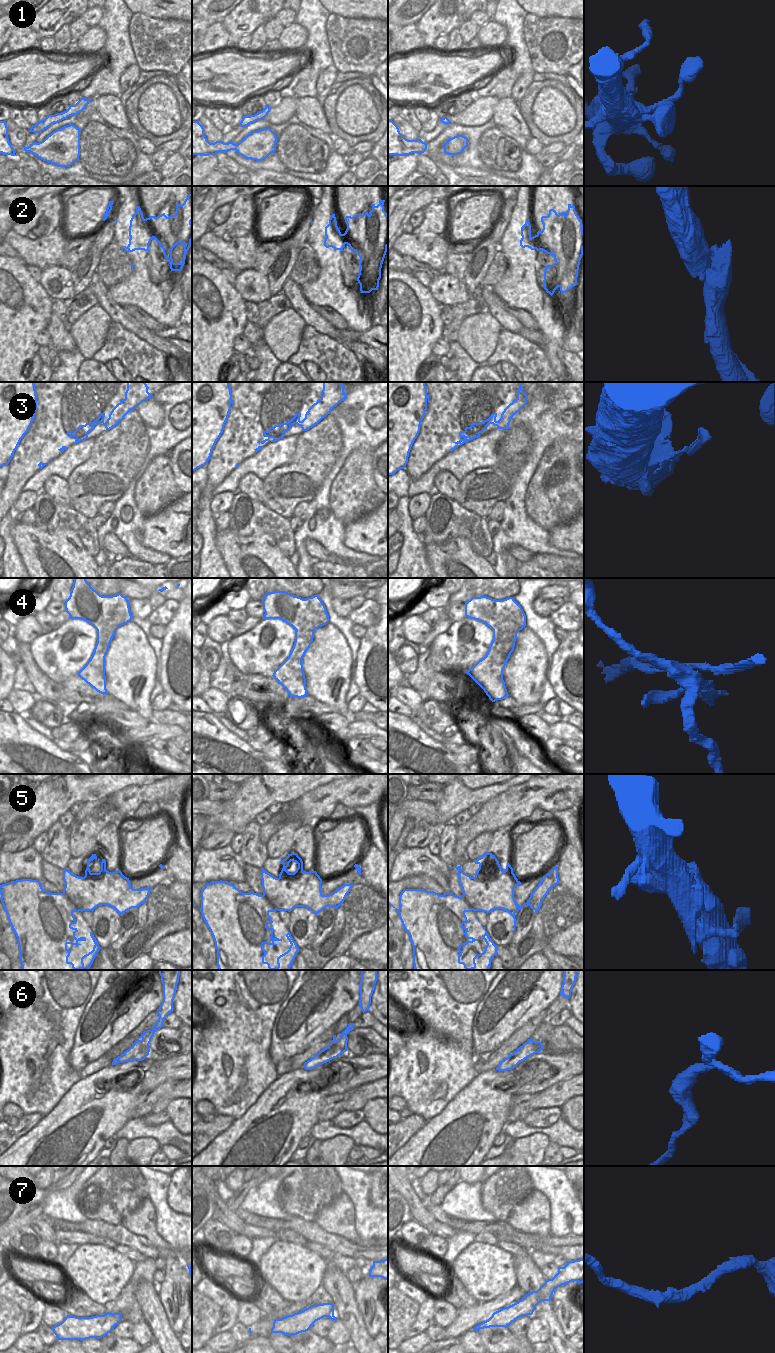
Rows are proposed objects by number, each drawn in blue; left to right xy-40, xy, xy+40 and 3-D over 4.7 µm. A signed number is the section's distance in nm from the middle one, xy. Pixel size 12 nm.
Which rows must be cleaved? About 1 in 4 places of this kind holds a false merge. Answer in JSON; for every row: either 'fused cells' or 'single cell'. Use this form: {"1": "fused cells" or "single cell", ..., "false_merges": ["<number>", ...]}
{"1": "single cell", "2": "single cell", "3": "single cell", "4": "fused cells", "5": "single cell", "6": "single cell", "7": "single cell", "false_merges": ["4"]}

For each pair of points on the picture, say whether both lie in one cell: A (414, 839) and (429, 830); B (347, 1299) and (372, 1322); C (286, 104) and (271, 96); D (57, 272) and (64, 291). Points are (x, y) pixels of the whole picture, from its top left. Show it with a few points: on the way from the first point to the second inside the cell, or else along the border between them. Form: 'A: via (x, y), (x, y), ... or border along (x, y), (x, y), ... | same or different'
A: via (418, 837), (425, 832) | same
B: border along (353, 1287), (354, 1299), (368, 1332) | different
C: border along (278, 100), (271, 107) | different
D: via (61, 276), (61, 279), (67, 286) | same

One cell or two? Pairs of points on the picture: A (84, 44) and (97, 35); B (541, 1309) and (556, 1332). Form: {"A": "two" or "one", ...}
{"A": "one", "B": "one"}

